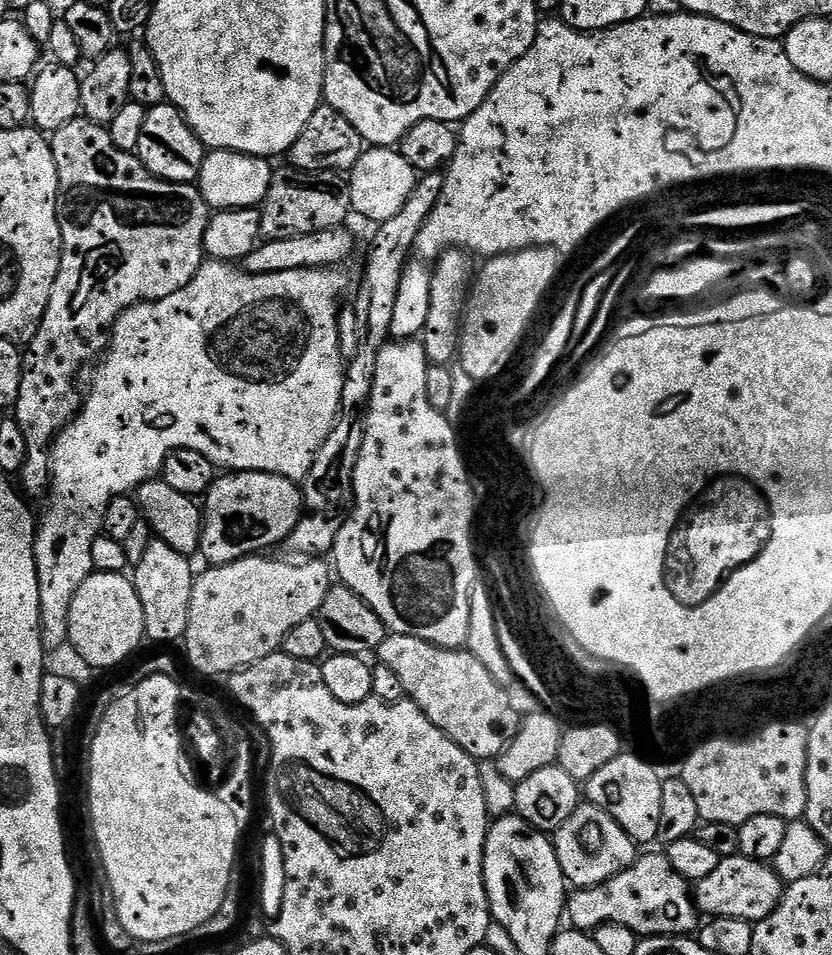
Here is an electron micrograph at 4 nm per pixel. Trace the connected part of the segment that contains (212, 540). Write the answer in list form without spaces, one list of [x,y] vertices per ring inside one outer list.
[[[233,472],[212,481],[202,500],[204,533],[200,552],[209,565],[229,564],[283,545],[304,515],[301,485],[269,472]]]

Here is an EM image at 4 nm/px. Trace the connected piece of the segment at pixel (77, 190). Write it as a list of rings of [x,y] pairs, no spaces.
[[[77,118],[66,122],[58,131],[51,133],[50,143],[52,153],[54,154],[54,166],[58,166],[58,182],[60,183],[60,198],[56,202],[56,213],[60,219],[60,233],[62,234],[62,250],[60,251],[60,269],[58,278],[54,278],[54,290],[50,290],[50,302],[46,306],[46,314],[40,319],[40,325],[35,336],[27,341],[26,351],[24,352],[24,369],[22,370],[22,390],[20,397],[14,409],[14,419],[18,426],[22,426],[22,435],[26,438],[26,462],[24,468],[18,474],[18,480],[24,483],[23,491],[29,492],[32,496],[43,497],[50,488],[50,465],[52,463],[52,441],[60,435],[60,431],[65,426],[71,424],[78,415],[78,409],[81,407],[81,397],[72,396],[72,379],[87,366],[93,362],[99,361],[108,350],[108,342],[112,335],[112,327],[116,325],[116,319],[120,313],[127,308],[133,308],[135,304],[142,304],[150,300],[161,300],[170,298],[182,286],[189,284],[198,274],[198,270],[206,263],[206,253],[204,251],[204,239],[206,238],[206,226],[210,219],[210,209],[204,195],[200,193],[199,187],[195,183],[175,184],[169,180],[163,180],[157,176],[152,176],[150,170],[140,157],[127,152],[118,150],[112,141],[112,133],[103,124],[95,124],[83,118]]]

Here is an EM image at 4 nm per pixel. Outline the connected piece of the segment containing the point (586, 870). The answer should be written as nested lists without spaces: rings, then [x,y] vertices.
[[[587,802],[581,803],[574,814],[570,814],[570,818],[566,818],[566,822],[556,829],[554,843],[564,879],[576,890],[598,886],[622,874],[638,859],[638,846],[629,838],[626,830],[622,830],[622,826],[618,826],[618,822],[614,822],[606,810]]]

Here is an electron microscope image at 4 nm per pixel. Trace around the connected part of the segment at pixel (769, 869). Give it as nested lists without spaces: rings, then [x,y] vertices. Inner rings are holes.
[[[725,856],[708,877],[695,881],[696,907],[708,918],[742,918],[759,922],[784,899],[785,883],[771,863],[752,860],[749,856]]]

